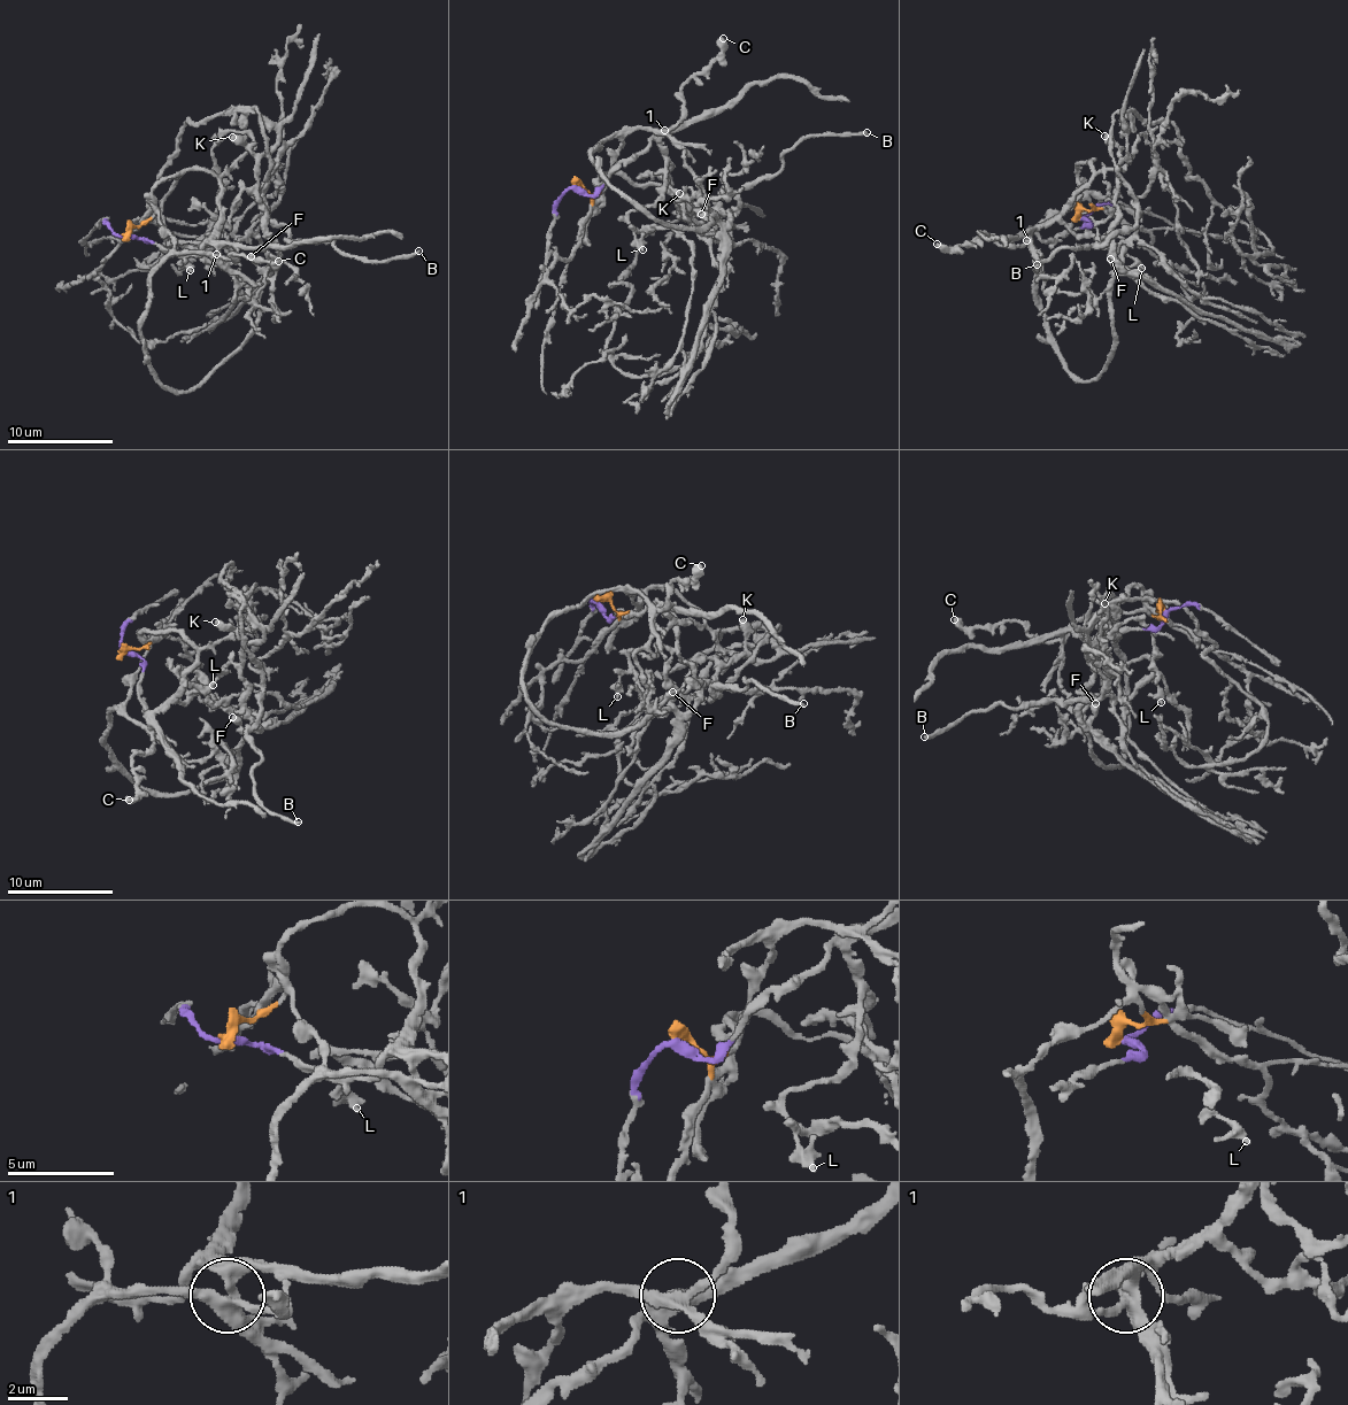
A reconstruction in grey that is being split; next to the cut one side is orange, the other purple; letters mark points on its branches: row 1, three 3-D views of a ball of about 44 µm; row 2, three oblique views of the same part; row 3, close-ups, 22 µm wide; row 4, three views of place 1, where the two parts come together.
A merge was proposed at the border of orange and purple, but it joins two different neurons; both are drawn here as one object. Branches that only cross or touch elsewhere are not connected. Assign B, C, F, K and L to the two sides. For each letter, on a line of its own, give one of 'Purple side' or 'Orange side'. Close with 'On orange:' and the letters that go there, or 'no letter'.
B: Purple side
C: Orange side
F: Orange side
K: Orange side
L: Purple side
On orange: C, F, K

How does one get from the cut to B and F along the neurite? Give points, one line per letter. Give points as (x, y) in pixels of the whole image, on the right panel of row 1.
B: (1083, 217), (1091, 223), (1060, 240), (1037, 231), (1064, 222), (1121, 245), (1137, 231), (1057, 247), (1035, 263)
F: (1079, 217), (1086, 198), (1052, 213), (1031, 239), (1046, 340), (1076, 379), (1101, 372), (1112, 338), (1110, 257)

